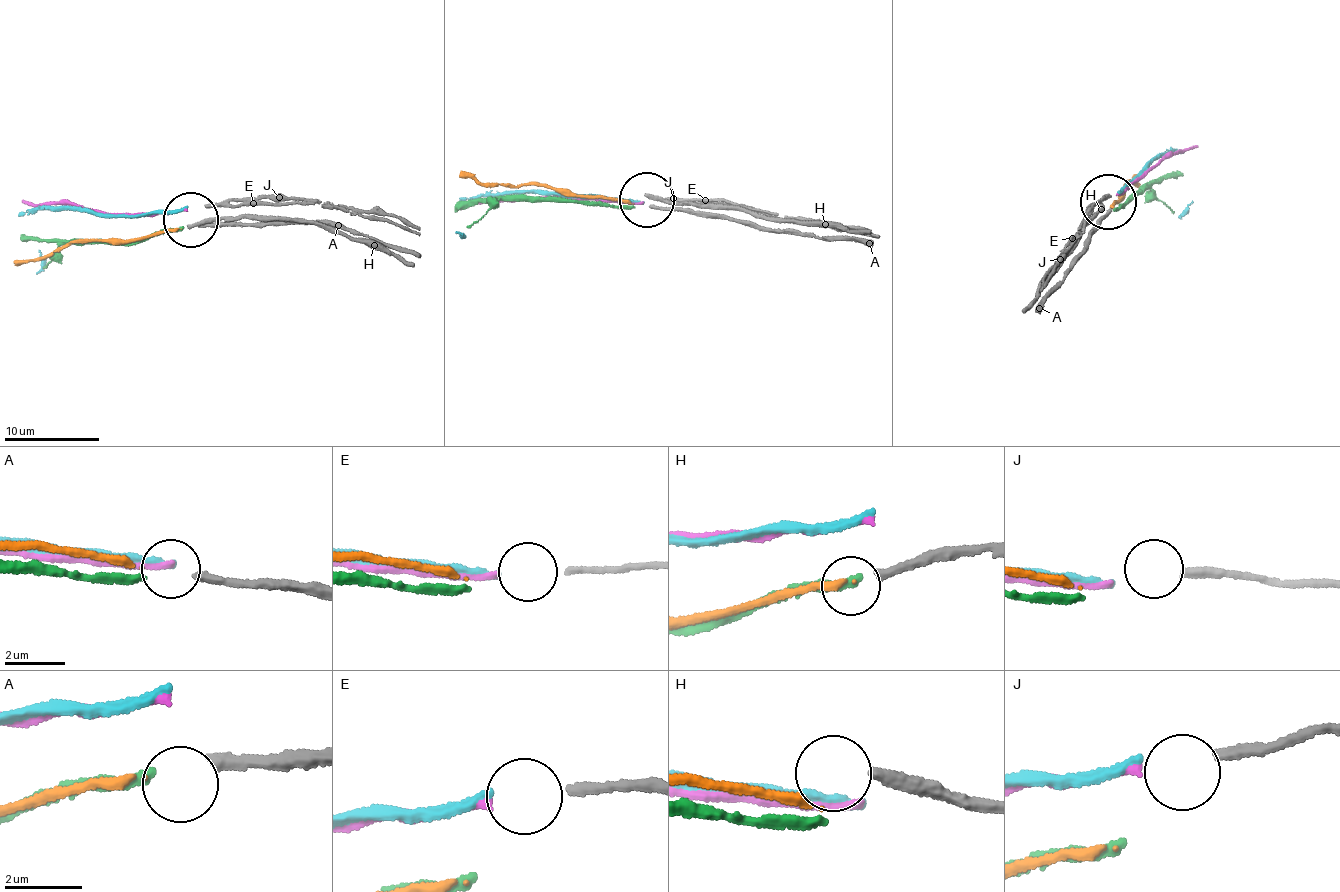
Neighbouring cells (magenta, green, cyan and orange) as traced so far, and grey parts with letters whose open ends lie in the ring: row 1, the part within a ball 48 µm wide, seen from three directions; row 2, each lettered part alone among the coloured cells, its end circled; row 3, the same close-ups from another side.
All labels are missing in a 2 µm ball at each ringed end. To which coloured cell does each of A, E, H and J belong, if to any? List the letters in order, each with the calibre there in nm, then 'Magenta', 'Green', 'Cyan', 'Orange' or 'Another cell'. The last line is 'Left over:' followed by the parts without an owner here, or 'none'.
A: Thickness 320 nm. Green
E: Thickness 200 nm. Magenta
H: Thickness 320 nm. Another cell
J: Thickness 280 nm. Another cell
Left over: H, J

